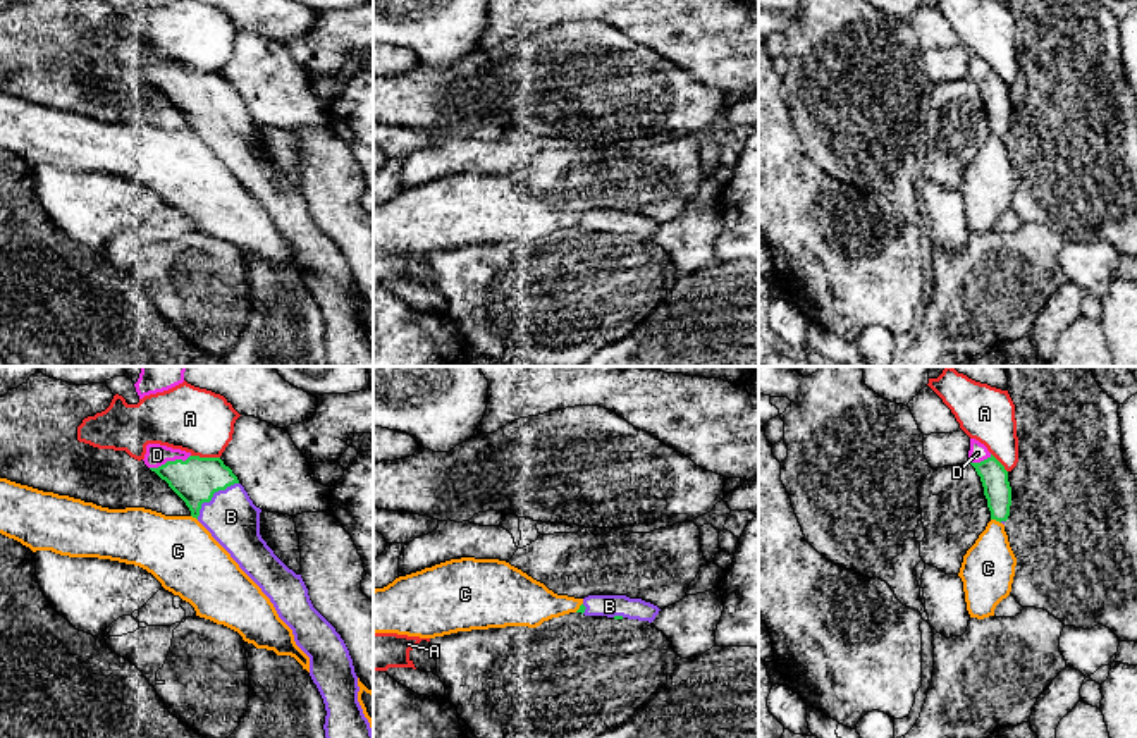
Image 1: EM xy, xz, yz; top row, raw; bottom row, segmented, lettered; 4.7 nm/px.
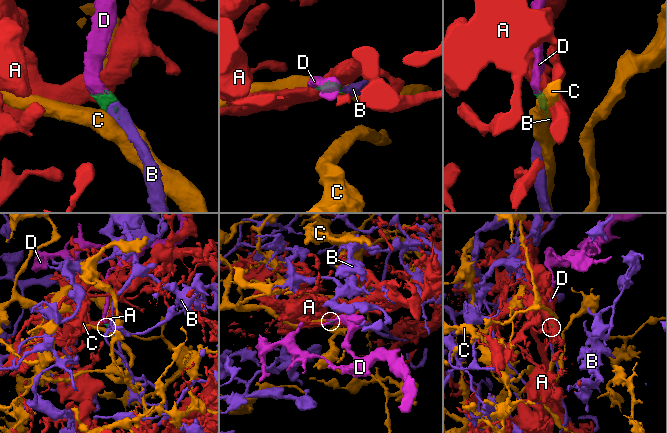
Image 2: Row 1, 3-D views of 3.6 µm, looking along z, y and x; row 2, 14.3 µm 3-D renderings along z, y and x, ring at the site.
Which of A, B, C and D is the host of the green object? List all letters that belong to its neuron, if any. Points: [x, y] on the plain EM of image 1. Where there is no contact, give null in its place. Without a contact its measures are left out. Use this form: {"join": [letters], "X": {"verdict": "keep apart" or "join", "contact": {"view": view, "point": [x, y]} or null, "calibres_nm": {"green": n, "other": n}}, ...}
{"join": ["B", "D"], "A": {"verdict": "keep apart", "contact": {"view": "xy", "point": [205, 73]}, "calibres_nm": {"green": 220, "other": 300}}, "B": {"verdict": "join", "contact": {"view": "xy", "point": [212, 110]}, "calibres_nm": {"green": 220, "other": 240}}, "C": {"verdict": "keep apart", "contact": {"view": "yz", "point": [996, 135]}, "calibres_nm": {"green": 130, "other": 240}}, "D": {"verdict": "join", "contact": {"view": "xy", "point": [169, 76]}, "calibres_nm": {"green": 220, "other": 100}}}

